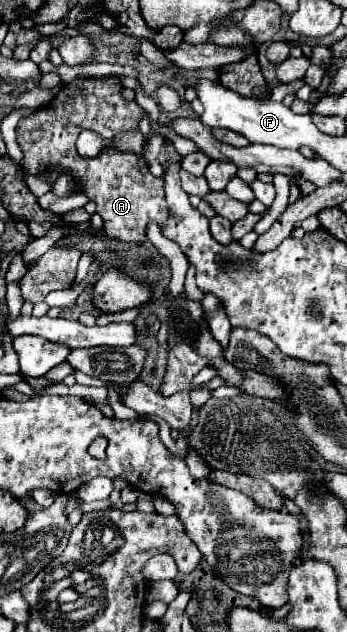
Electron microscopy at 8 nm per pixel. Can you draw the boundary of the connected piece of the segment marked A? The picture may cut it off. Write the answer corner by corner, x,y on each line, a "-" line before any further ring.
97,78
75,80
73,84
63,86
59,90
59,94
47,106
43,106
33,116
19,120
19,124
17,124
17,144
23,150
23,168
29,176
45,178
49,168
61,168
59,176
51,182
51,192
55,196
71,196
75,192
81,192
97,204
97,214
103,218
103,230
109,238
115,238
115,240
121,240
121,242
145,242
147,240
145,230
147,230
149,222
157,222
163,228
167,218
169,218
167,204
165,204
165,194
163,194
163,178
155,178
149,172
149,166
147,166
143,156
123,154
123,152
111,150
107,146
95,158
83,158
83,156
79,156
77,148
75,148
77,136
85,128
97,132
101,138
107,138
107,140
111,140
115,134
119,134
123,130
137,128
139,116
143,114
143,108
135,102
127,102
125,98
121,98
119,90
121,90
121,84
117,80
101,82

